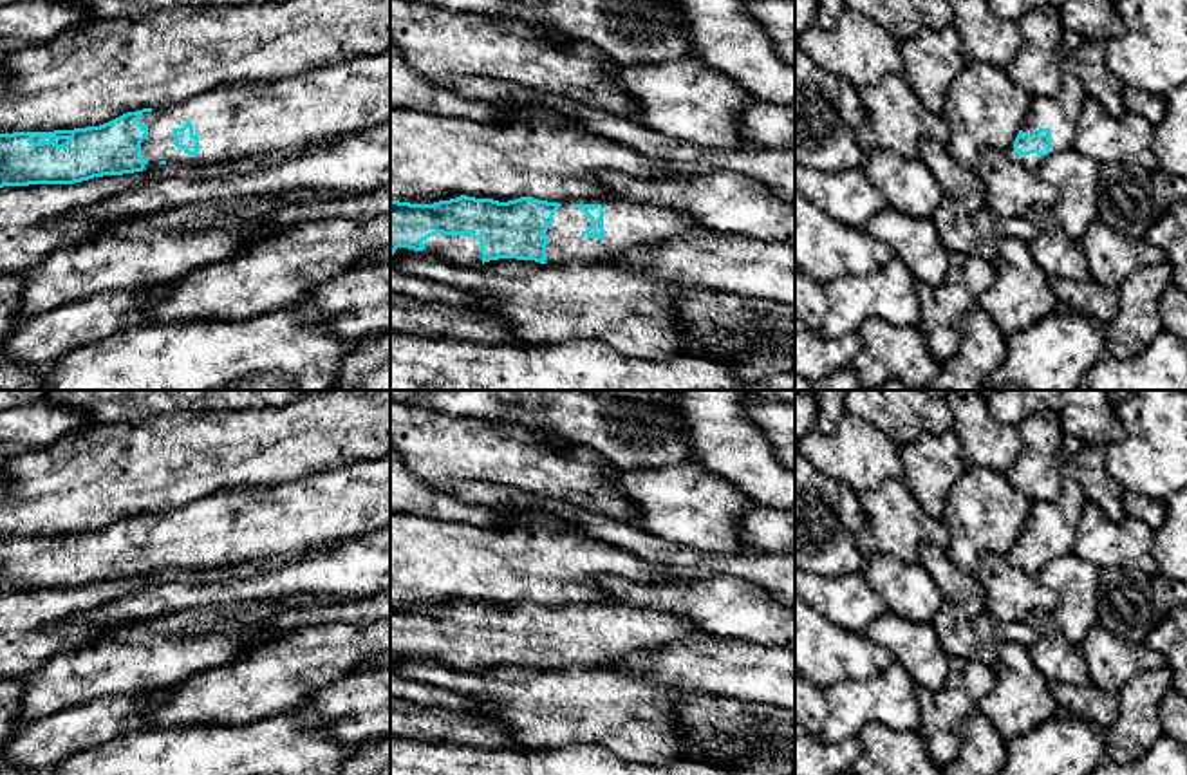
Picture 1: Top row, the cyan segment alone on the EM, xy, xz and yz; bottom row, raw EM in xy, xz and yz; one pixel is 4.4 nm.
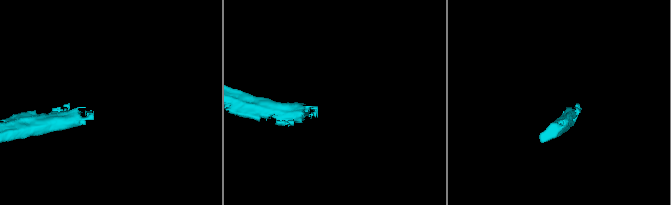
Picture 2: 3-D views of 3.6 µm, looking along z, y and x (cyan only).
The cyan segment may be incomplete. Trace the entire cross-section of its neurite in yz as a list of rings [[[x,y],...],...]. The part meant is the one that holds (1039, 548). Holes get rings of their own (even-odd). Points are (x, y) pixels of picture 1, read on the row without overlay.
[[[1071,479],[1062,481],[1057,500],[1032,502],[1021,535],[1006,560],[1023,573],[1037,576],[1053,558],[1071,553],[1086,502],[1082,486]]]

